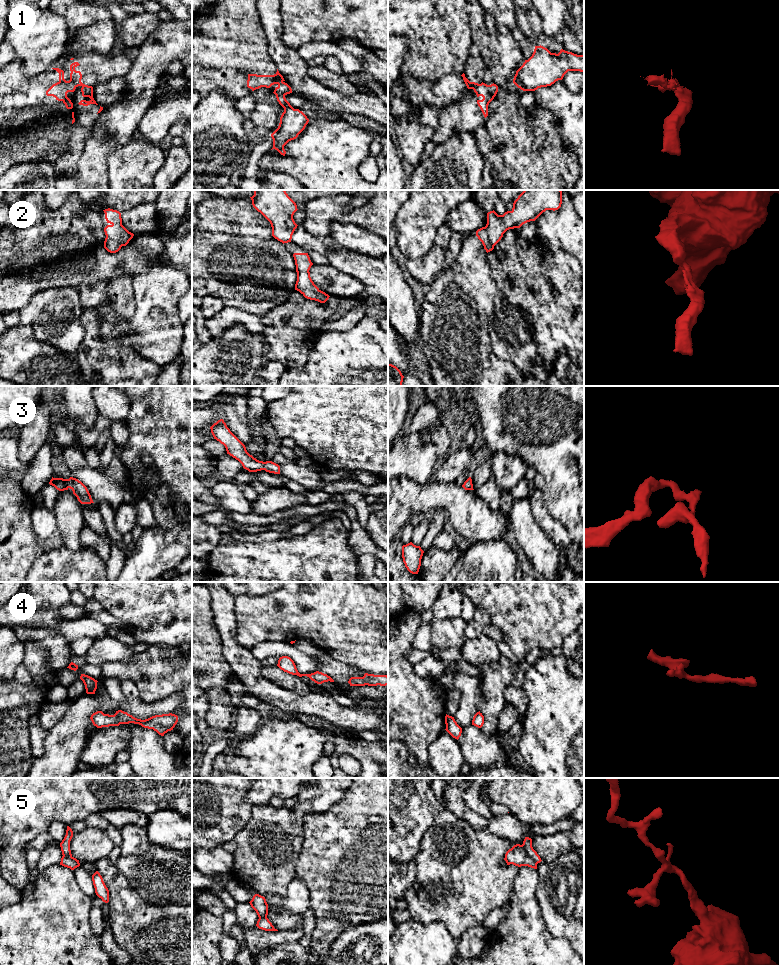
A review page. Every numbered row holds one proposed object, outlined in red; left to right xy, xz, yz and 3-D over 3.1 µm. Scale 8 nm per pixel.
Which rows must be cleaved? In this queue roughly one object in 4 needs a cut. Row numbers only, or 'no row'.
1, 5

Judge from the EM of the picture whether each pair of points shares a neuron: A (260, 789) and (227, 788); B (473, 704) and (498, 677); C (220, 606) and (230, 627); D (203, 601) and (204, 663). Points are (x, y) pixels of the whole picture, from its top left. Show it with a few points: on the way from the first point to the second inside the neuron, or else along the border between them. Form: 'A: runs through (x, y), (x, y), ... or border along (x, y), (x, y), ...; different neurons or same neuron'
A: border along (249, 788), (245, 794), (245, 799), (252, 806); different neurons
B: border along (480, 679), (478, 710); different neurons
C: runs through (223, 611), (225, 622); same neuron
D: runs through (203, 616), (204, 648); same neuron

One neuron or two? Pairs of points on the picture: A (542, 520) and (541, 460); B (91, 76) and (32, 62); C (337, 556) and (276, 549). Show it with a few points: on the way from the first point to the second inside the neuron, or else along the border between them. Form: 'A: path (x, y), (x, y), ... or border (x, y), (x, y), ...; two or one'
A: border (541, 490), (545, 509), (551, 515); two
B: border (53, 67), (40, 72), (32, 78); two
C: path (322, 556), (291, 555); one

